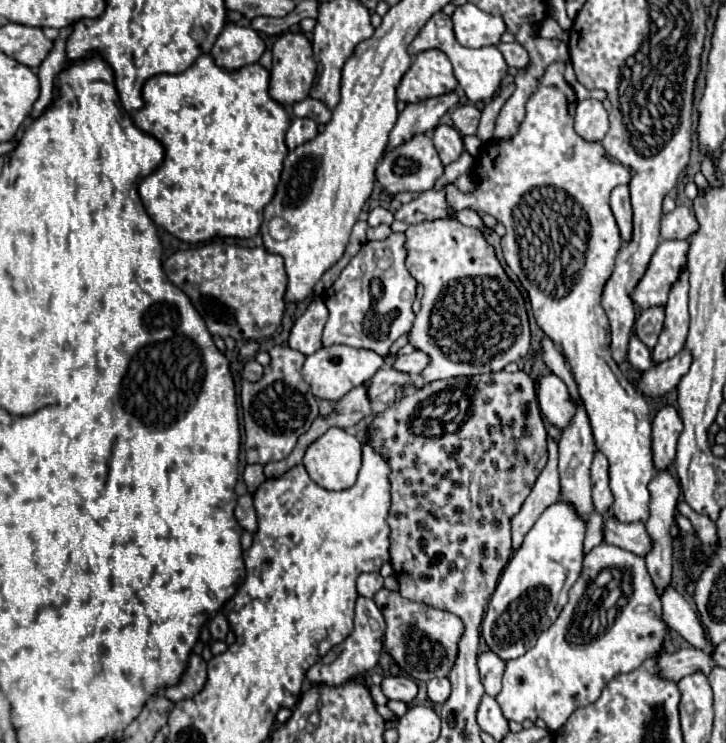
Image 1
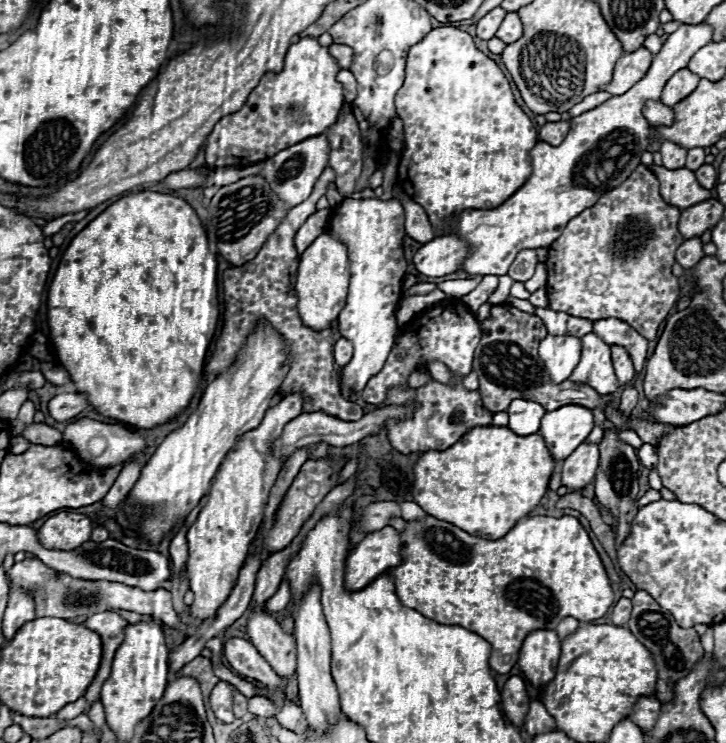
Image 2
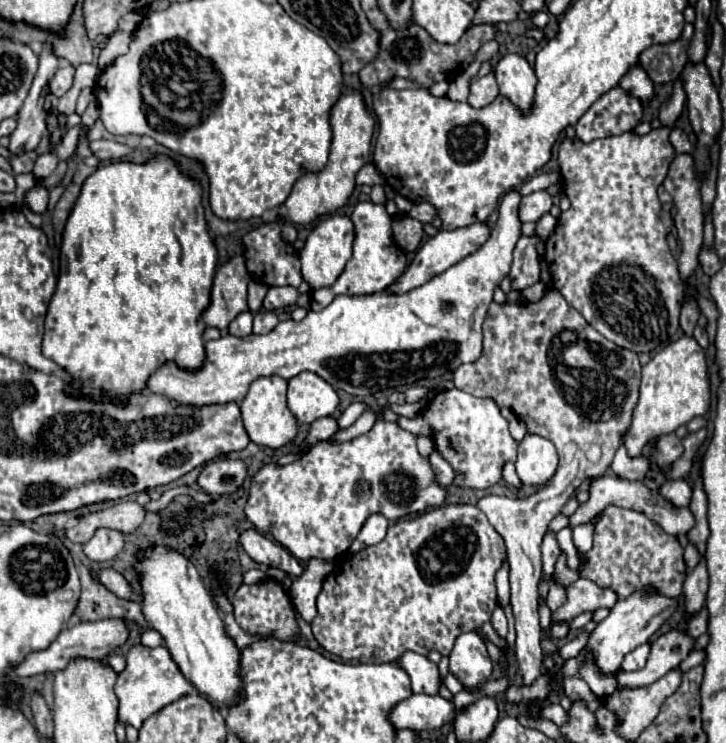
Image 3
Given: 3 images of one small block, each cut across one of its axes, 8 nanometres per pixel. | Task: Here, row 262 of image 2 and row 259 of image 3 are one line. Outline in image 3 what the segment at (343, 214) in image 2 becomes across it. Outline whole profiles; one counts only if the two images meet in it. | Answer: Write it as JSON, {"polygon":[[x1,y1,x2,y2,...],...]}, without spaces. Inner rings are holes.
{"polygon":[[360,202,350,220,354,222,354,242,352,242,352,258,348,260,344,272,340,278,328,286,328,288,318,288,312,292,312,310,318,312,326,308,338,294,346,296,366,296,366,294,376,294,386,290,396,278,406,270,406,256,402,250,398,250,394,238,392,238,392,228,390,228,390,216,382,204,372,204,372,202]]}

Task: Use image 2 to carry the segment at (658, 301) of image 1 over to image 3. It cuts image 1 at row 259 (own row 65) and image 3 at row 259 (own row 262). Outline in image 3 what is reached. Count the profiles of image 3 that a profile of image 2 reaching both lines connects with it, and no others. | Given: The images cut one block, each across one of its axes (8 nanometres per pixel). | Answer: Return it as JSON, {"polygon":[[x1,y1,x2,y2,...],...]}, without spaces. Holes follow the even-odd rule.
{"polygon":[[510,190,500,202,500,218,490,234,490,238,470,256,450,266,446,272,434,276,424,286,418,286,406,294,388,294,378,292,372,296,336,296,330,306,320,312,308,312,302,322,286,320,280,322,274,330,264,336,244,336,236,338,226,334,218,340,206,342,206,360,200,370,184,370,176,362,164,362,146,382,146,392,162,394,178,404,206,406,206,404,224,404,224,402,242,402,250,384,262,376,282,376,290,380,302,370,314,372,336,390,344,390,352,396,368,396,384,388,398,388,414,384,416,380,436,378,442,374,454,372,460,364,474,362,482,354,482,322,486,318,488,304,498,282,510,272,512,250,520,238,520,220,518,204,520,192]]}

